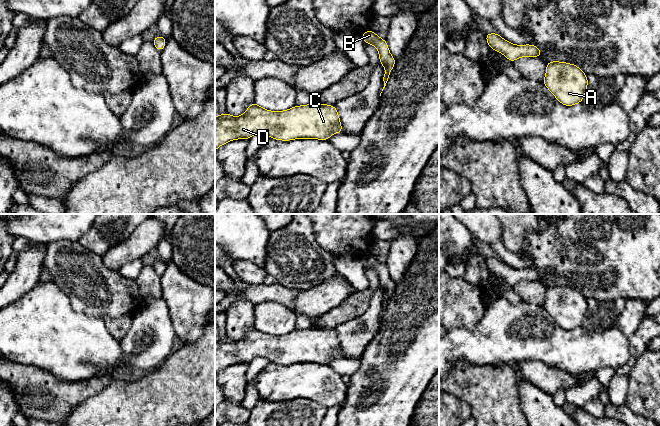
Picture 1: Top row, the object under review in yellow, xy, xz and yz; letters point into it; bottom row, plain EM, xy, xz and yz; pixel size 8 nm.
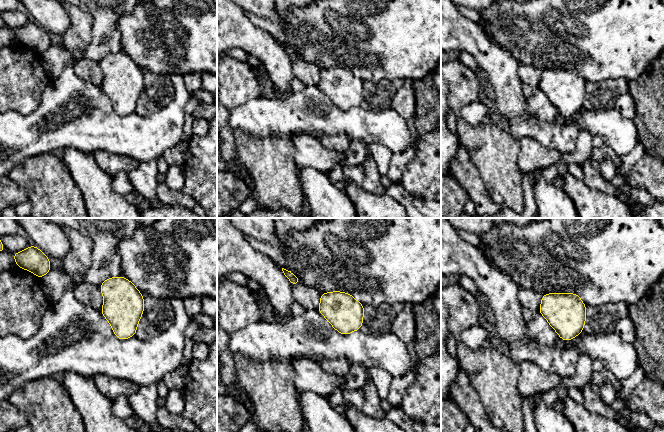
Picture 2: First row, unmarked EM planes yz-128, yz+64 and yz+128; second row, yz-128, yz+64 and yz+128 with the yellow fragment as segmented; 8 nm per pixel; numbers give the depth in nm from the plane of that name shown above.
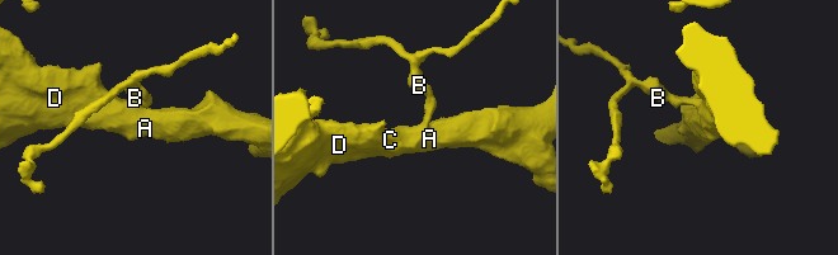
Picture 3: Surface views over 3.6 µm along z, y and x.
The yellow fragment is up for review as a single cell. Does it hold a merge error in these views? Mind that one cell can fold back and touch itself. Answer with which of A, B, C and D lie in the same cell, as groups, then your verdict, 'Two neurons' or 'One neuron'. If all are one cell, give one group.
Groups: A B C D. One neuron

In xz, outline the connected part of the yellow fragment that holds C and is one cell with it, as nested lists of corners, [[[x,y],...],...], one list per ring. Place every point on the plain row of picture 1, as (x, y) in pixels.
[[[253,326],[241,340],[231,340],[226,335],[215,341],[215,375],[225,367],[248,364],[256,357],[281,365],[324,365],[333,357],[344,357],[344,354],[334,329],[312,327],[295,329],[285,335],[270,335]]]

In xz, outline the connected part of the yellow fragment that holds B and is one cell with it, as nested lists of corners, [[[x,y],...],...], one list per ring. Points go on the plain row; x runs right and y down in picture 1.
[[[370,253],[360,259],[365,268],[375,270],[379,276],[379,287],[381,287],[385,292],[385,298],[383,301],[384,313],[388,305],[389,299],[396,287],[396,283],[389,276],[389,271],[386,263],[378,261],[373,254]]]

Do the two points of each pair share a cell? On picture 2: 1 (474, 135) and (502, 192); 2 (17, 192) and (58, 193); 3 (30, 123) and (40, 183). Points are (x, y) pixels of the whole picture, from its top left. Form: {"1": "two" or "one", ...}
{"1": "one", "2": "two", "3": "two"}

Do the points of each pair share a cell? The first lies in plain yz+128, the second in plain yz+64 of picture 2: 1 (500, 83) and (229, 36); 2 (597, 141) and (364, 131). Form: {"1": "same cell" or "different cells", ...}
{"1": "same cell", "2": "different cells"}

